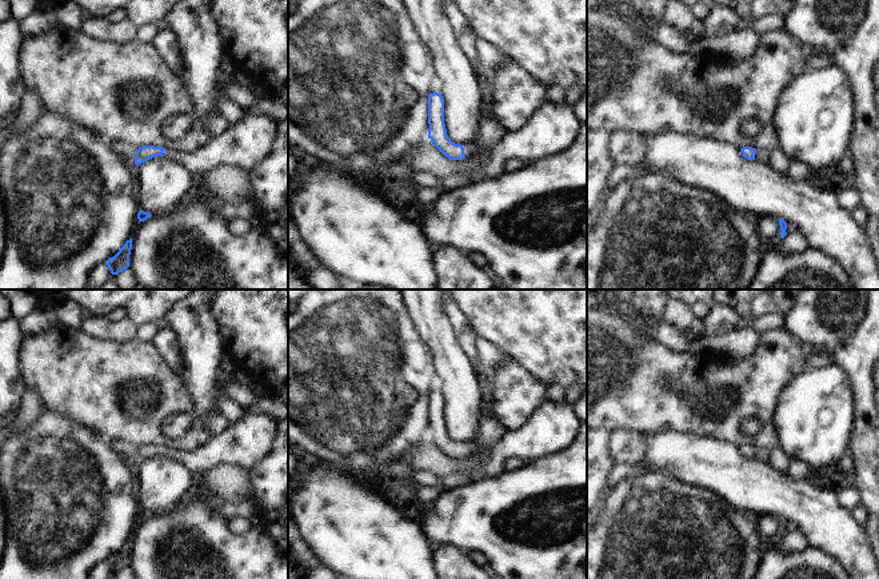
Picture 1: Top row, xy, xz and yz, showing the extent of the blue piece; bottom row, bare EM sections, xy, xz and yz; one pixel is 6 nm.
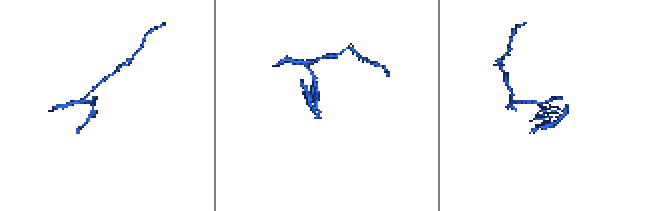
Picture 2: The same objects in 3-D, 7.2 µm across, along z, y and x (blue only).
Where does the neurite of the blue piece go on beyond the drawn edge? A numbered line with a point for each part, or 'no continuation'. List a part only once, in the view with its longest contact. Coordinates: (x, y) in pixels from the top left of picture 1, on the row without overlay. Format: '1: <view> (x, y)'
1: xz (470, 450)

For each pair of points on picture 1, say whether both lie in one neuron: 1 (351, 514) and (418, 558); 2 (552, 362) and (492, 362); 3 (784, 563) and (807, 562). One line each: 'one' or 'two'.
1: one
2: two
3: one

